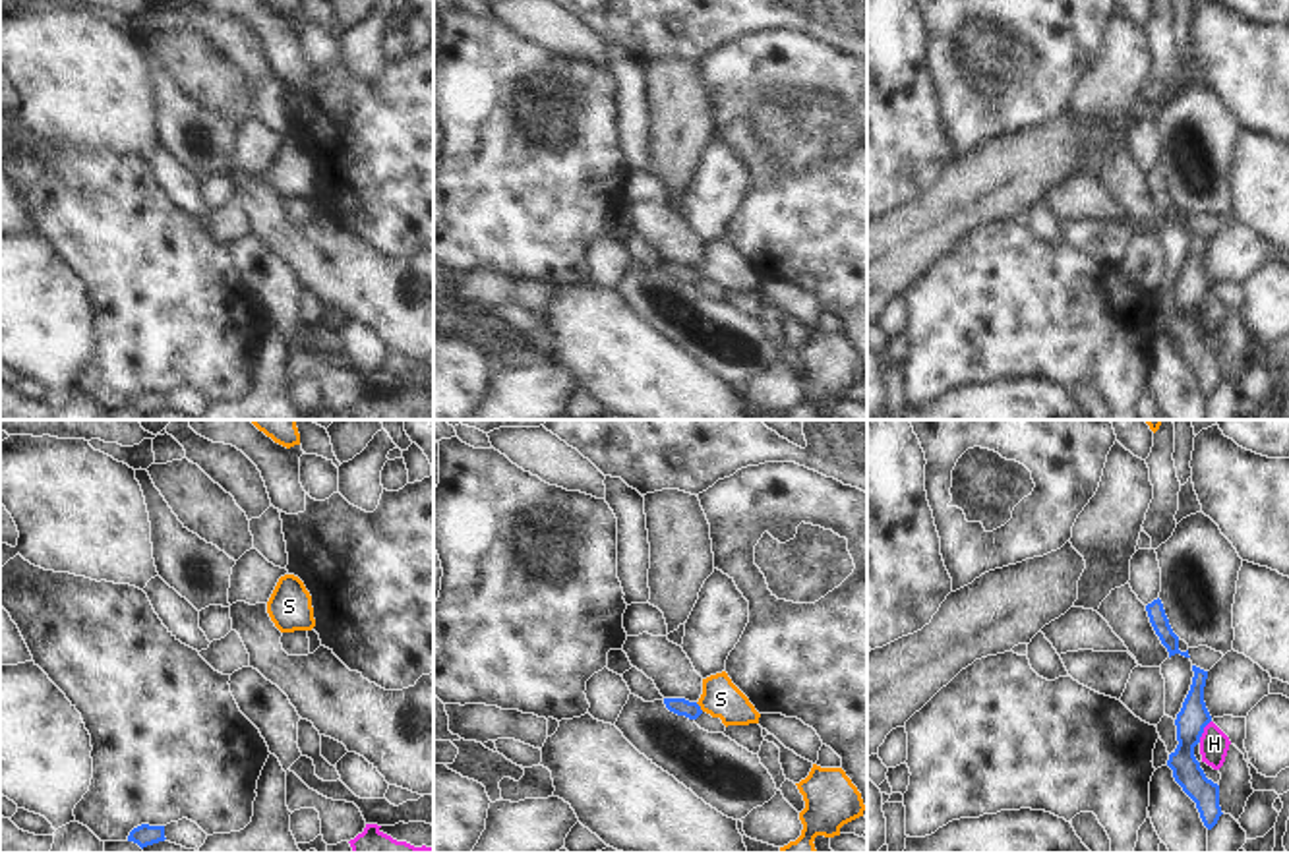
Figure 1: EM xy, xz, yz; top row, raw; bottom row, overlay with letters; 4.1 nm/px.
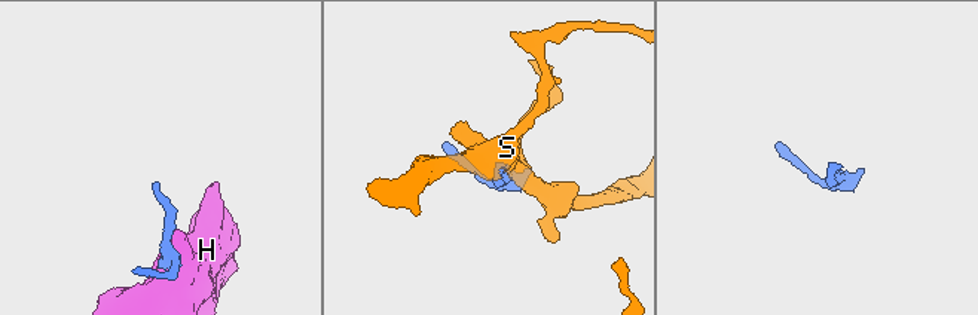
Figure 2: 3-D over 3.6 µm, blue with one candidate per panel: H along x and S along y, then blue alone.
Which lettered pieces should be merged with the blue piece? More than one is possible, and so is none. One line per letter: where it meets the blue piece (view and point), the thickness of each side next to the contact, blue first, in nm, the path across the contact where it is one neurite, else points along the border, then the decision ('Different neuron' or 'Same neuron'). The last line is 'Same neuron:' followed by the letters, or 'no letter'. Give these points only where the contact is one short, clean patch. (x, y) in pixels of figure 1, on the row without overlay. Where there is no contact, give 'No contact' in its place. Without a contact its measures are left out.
H: Touches blue at yz (1202, 298). Thickness 120 nm (blue) against 120 nm. Different neuron
S: Touches blue at xz (699, 273). Thickness 70 nm (blue) against 160 nm. Path across: xz (680, 273), (699, 273), (720, 265). Same neuron
Same neuron: S

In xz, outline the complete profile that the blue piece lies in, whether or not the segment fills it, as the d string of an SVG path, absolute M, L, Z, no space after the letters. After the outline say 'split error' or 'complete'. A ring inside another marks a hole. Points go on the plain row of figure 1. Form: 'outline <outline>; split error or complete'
outline M726 238L703 246L703 261L697 269L664 265L670 279L697 286L703 279L720 284L728 292L759 290L761 280L749 265L732 250Z; split error

